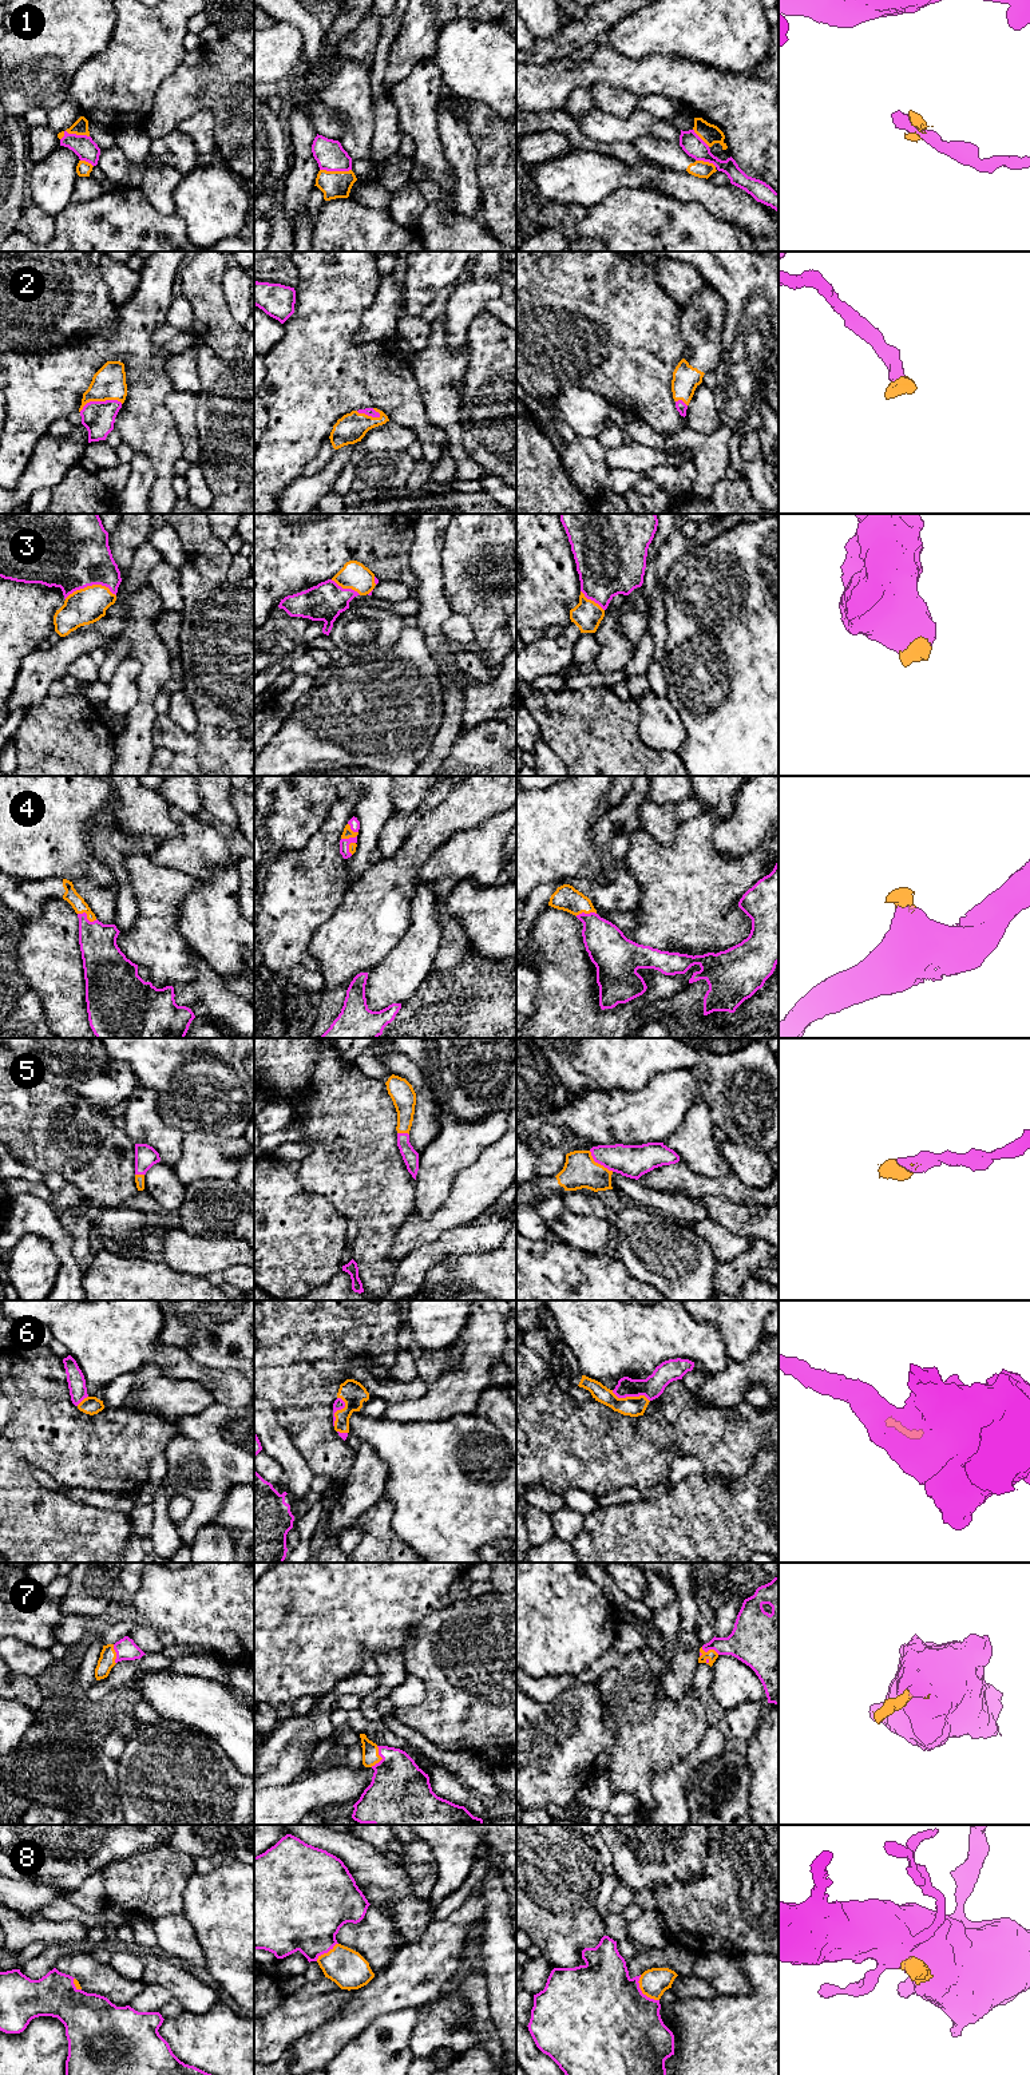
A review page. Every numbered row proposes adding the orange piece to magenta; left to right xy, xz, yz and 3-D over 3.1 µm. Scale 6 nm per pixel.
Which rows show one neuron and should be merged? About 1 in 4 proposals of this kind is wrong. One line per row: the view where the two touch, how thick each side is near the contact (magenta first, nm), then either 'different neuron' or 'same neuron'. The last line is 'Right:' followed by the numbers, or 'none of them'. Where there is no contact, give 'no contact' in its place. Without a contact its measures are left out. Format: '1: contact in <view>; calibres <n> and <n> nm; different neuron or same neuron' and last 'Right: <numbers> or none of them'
1: contact in xy; calibres 140 and 100 nm; different neuron
2: contact in xy; calibres 190 and 200 nm; same neuron
3: contact in xy; calibres 460 and 220 nm; same neuron
4: contact in xy; calibres 220 and 90 nm; same neuron
5: contact in yz; calibres 200 and 200 nm; same neuron
6: contact in yz; calibres 140 and 120 nm; same neuron
7: contact in xz; calibres 380 and 100 nm; same neuron
8: contact in yz; calibres 500 and 170 nm; same neuron
Right: 2, 3, 4, 5, 6, 7, 8

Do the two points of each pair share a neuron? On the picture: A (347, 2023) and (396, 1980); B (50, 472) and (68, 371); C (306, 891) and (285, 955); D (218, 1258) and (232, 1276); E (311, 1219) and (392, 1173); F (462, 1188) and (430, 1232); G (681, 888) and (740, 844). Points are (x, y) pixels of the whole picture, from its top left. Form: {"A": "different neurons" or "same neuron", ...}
{"A": "same neuron", "B": "different neurons", "C": "same neuron", "D": "different neurons", "E": "different neurons", "F": "same neuron", "G": "different neurons"}

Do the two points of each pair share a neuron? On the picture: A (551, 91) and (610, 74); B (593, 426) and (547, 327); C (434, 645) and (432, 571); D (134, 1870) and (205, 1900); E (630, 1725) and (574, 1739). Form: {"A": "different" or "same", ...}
{"A": "same", "B": "different", "C": "same", "D": "different", "E": "different"}

